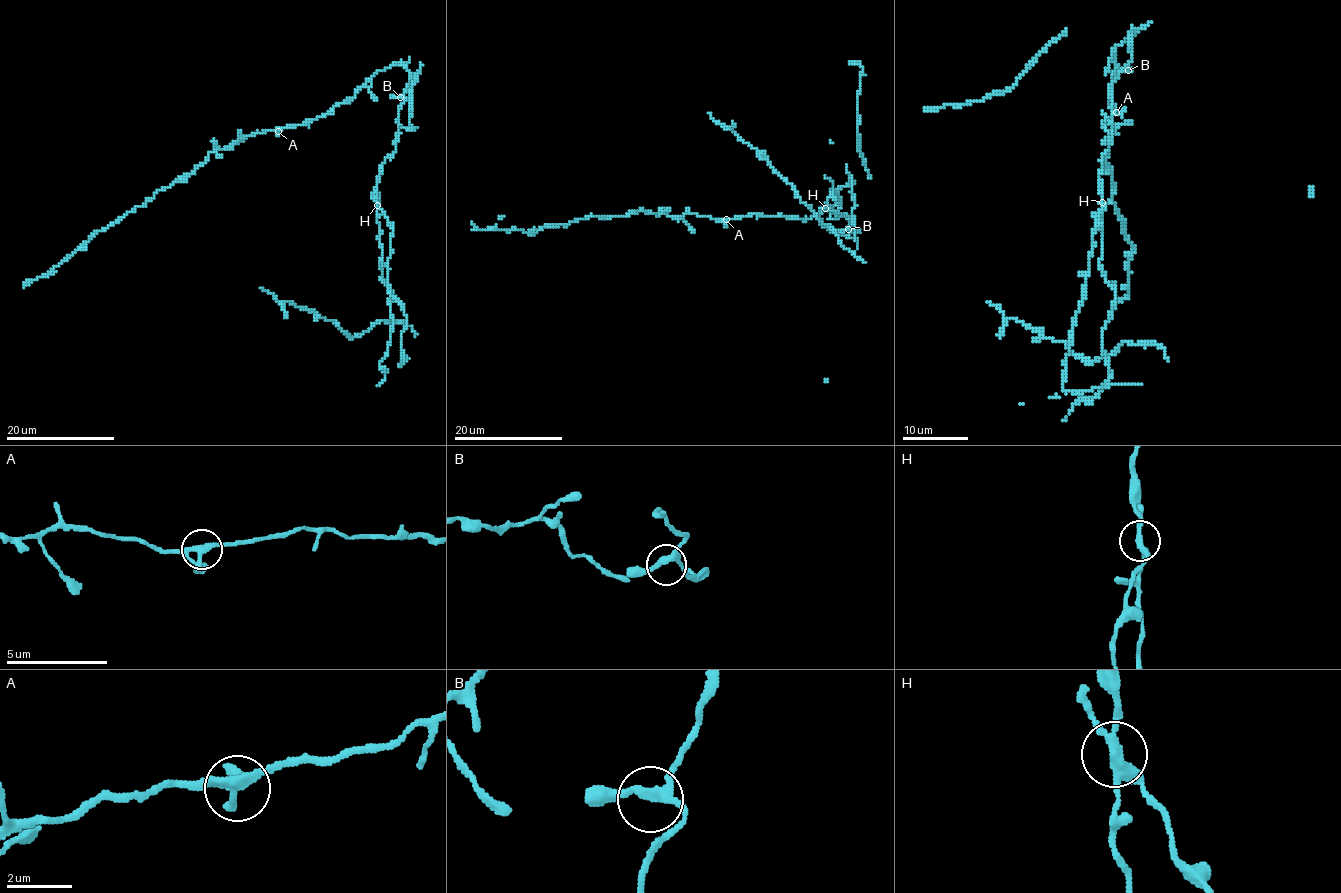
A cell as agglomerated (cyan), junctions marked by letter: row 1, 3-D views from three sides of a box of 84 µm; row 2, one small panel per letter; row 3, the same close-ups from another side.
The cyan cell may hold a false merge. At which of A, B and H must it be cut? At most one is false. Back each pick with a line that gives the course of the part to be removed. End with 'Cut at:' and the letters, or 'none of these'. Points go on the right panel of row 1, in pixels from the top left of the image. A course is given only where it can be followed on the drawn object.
H: course (1101, 202), (1100, 270), (1116, 294), (1101, 344), (1111, 378), (1095, 396), (1078, 401), (1063, 421)
Cut at: H

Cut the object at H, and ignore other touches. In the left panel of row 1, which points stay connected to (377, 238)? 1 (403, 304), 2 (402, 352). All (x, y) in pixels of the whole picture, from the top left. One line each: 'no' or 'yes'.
1: no
2: no

